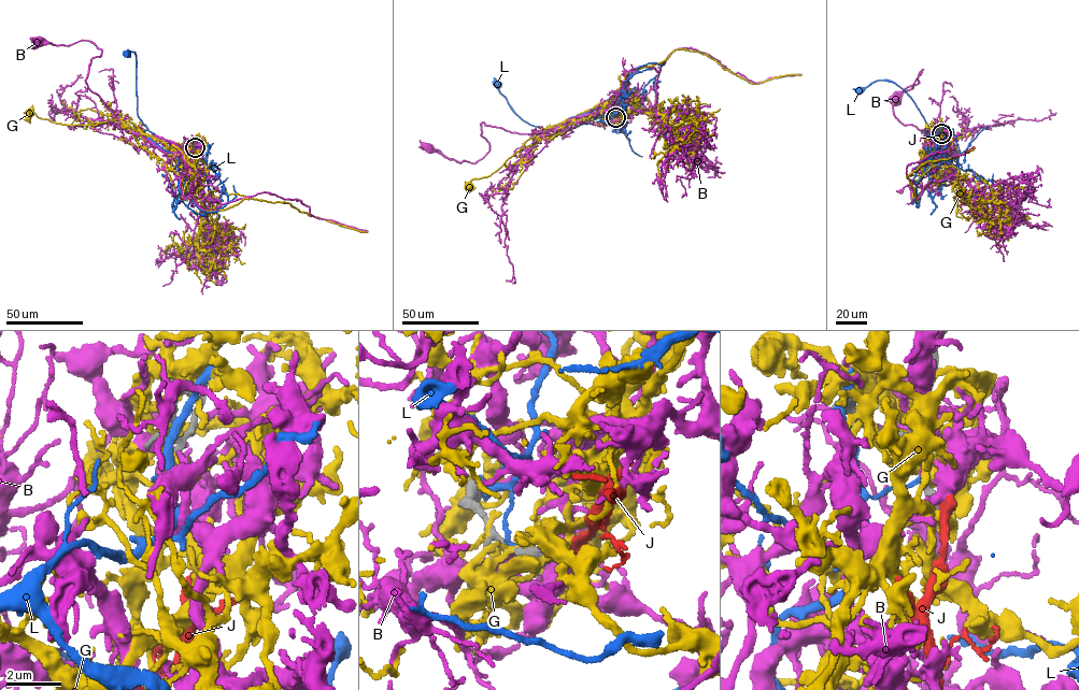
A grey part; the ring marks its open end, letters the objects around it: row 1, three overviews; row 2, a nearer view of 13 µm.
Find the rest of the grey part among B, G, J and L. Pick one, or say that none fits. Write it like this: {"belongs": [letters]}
{"belongs": ["J"]}

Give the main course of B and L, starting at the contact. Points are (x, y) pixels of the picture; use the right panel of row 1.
B: (942, 133), (945, 127), (941, 151), (931, 153), (928, 137), (894, 113), (923, 69), (894, 99)
L: (940, 132), (932, 142), (934, 146), (936, 133), (912, 99), (894, 83), (877, 80), (859, 91)

